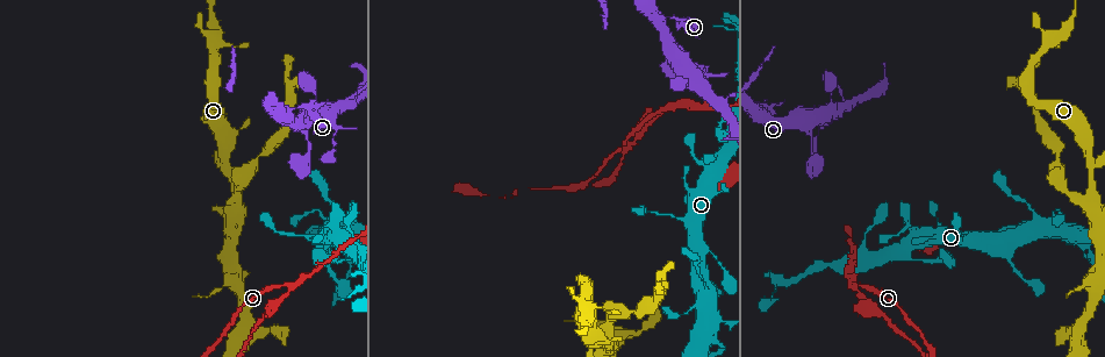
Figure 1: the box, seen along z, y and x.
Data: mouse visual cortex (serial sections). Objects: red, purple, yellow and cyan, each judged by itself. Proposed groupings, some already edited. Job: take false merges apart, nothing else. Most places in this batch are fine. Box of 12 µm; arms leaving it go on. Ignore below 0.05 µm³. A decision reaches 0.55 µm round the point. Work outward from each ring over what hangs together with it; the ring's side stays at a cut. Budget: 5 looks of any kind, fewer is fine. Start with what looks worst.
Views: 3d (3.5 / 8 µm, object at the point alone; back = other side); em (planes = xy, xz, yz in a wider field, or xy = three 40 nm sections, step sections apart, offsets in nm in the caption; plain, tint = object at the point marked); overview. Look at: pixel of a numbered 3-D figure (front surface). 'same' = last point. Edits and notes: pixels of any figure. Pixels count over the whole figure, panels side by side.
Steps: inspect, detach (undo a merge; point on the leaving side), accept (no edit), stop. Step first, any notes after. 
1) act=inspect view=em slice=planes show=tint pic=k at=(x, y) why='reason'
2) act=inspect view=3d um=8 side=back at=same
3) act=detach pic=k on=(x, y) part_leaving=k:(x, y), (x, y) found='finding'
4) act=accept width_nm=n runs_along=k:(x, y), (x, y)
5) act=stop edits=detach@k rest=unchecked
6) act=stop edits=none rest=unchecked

act=inspect view=3d um=8 pic=1 at=(285, 286) why='abrupt turn'

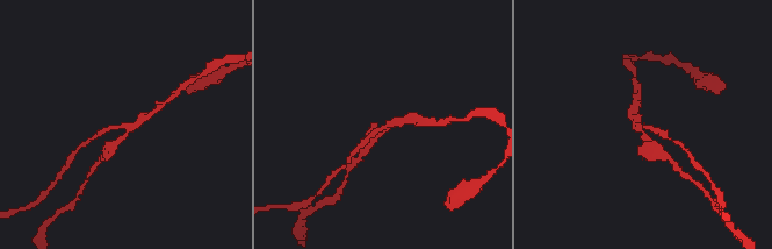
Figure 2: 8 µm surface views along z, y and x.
act=inspect view=3d um=3.5 pic=2 at=(385, 128) why='zoom in'

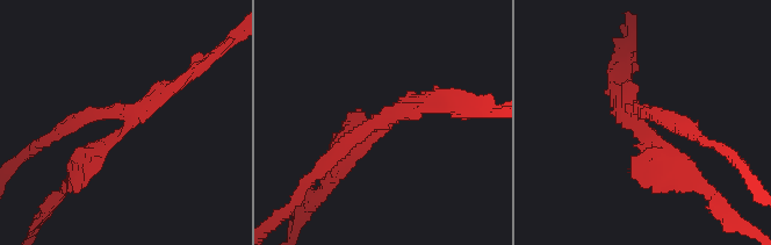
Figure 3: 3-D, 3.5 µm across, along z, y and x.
act=inspect view=em slice=xy step=5 show=tint pic=3 at=(640, 114) arms=3 arm_widths_nm=200,200,250 why='need the tissue'

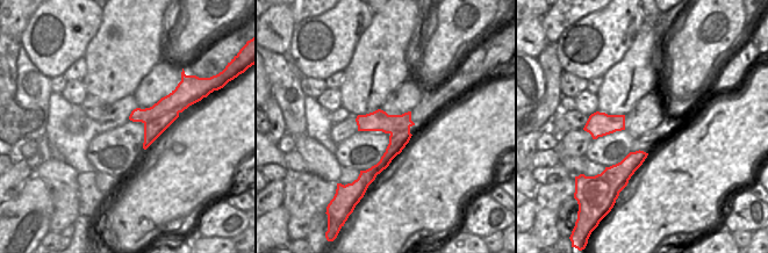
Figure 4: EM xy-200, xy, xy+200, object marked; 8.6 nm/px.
act=detach pic=3 on=(93, 148) part_leaving=3:(128, 122), (88, 153), (64, 186) found='two cells meet here'

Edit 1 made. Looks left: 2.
act=inspect view=3d um=3.5 pic=1 at=(717, 337)

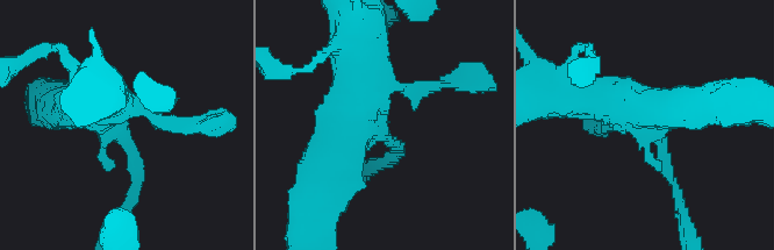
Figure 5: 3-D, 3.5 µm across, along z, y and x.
act=inspect view=em slice=xy step=3 show=tint pic=5 at=(381, 124)

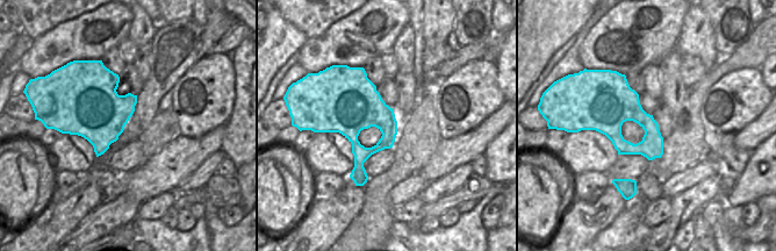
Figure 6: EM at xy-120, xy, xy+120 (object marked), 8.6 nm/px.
act=accept width_nm=320 runs_along=5:(358, 36), (362, 111), (322, 173) found='one cell here'

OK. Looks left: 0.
act=stop edits=detach@3 rest=unchecked

